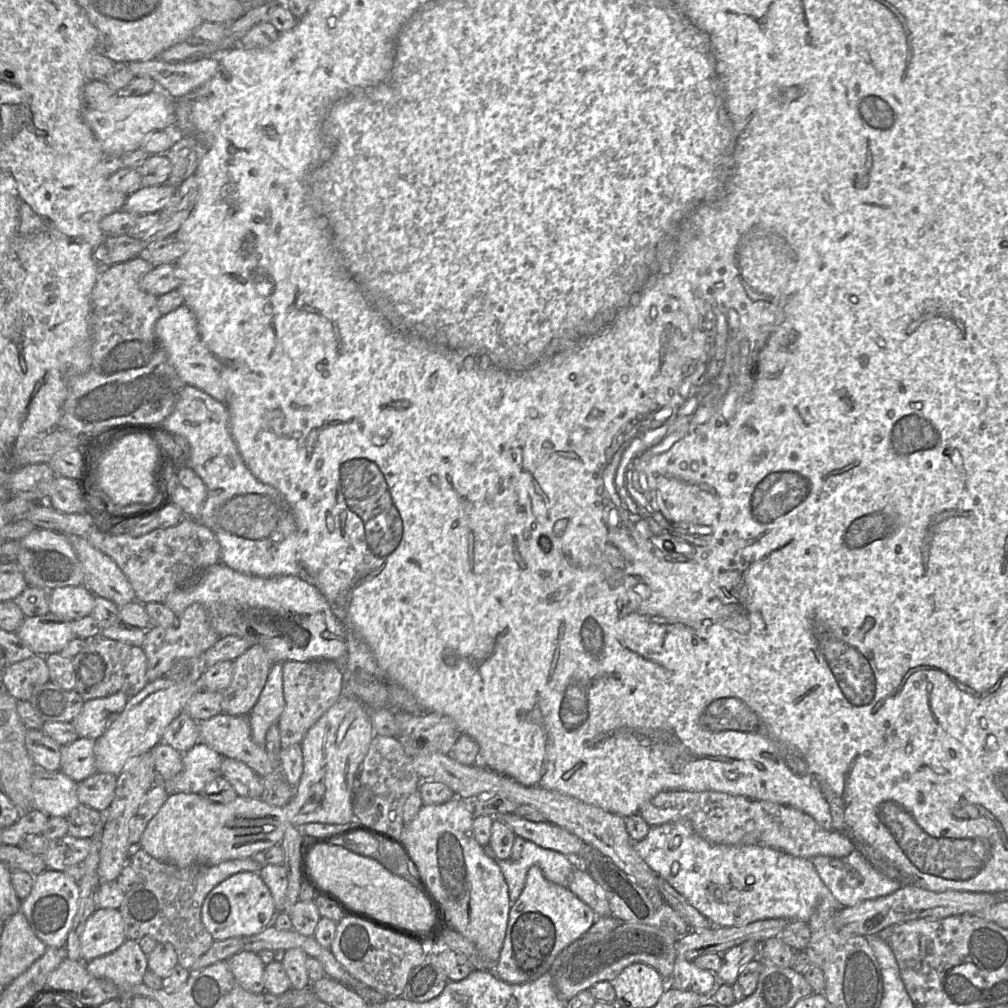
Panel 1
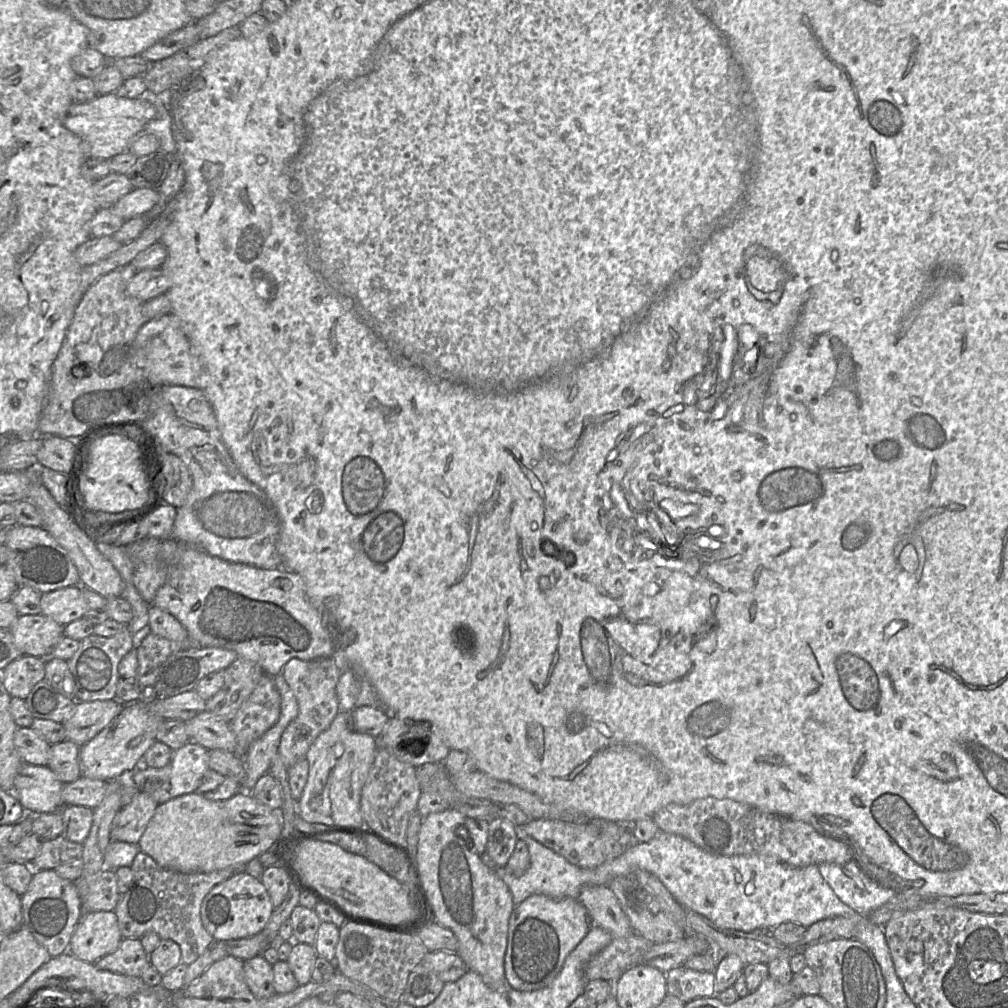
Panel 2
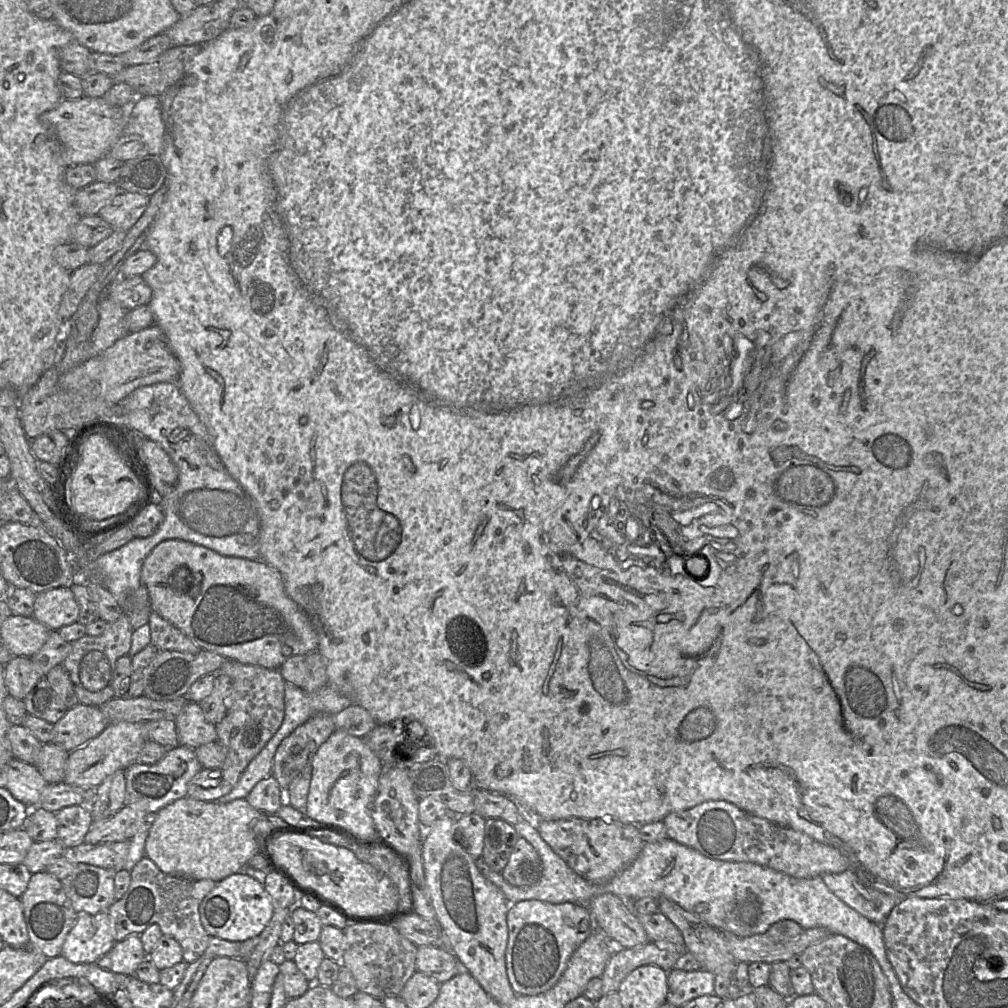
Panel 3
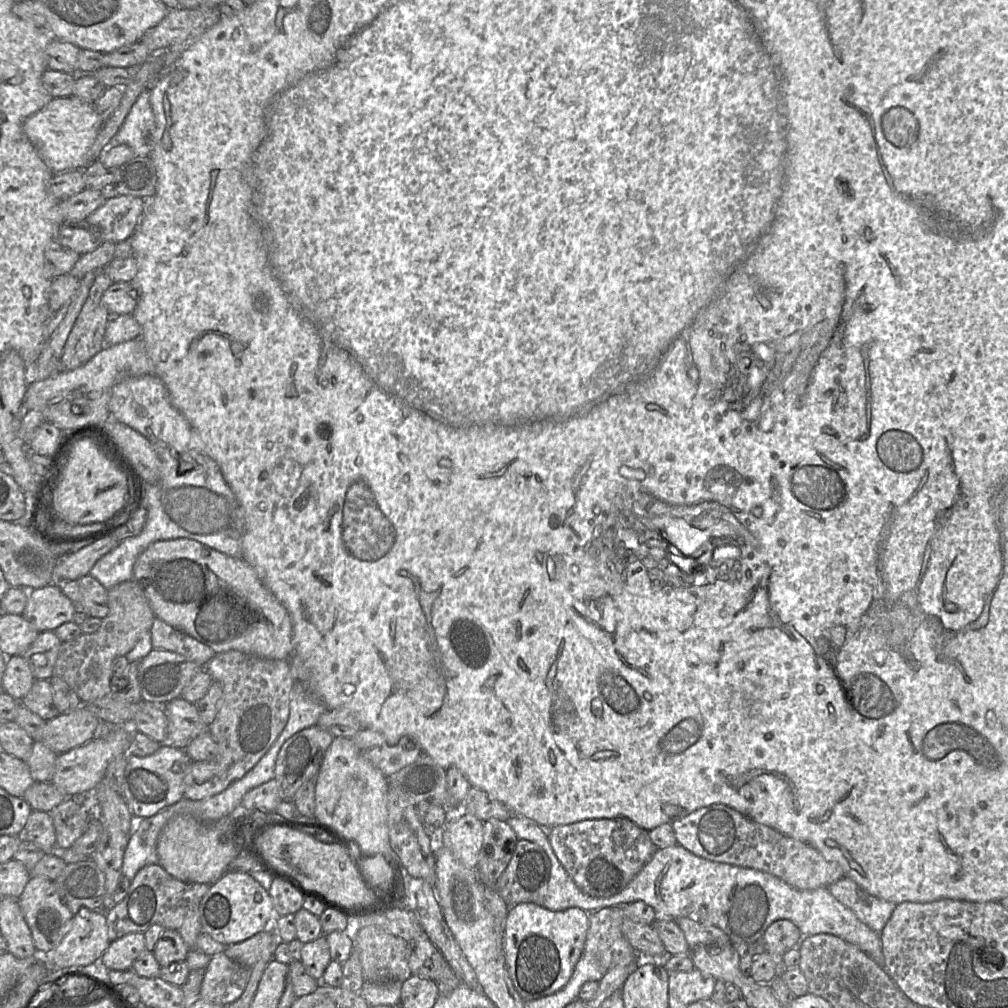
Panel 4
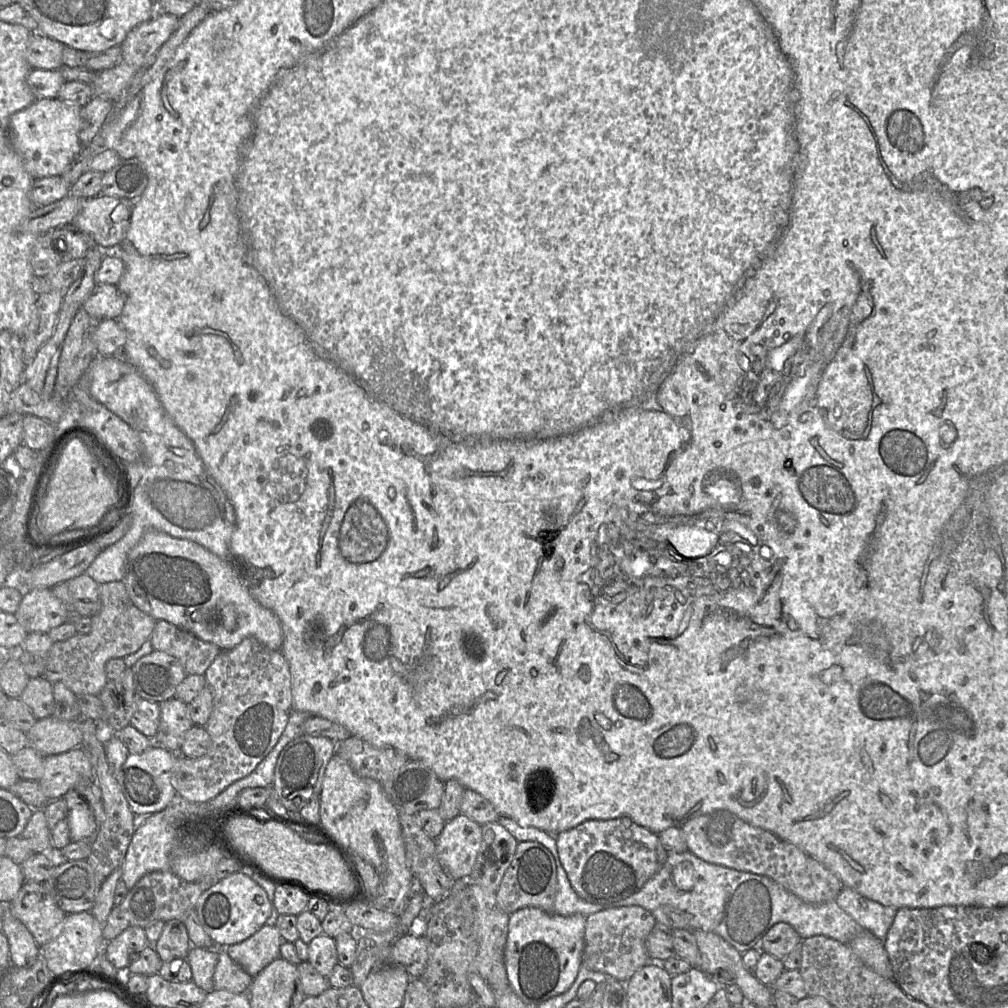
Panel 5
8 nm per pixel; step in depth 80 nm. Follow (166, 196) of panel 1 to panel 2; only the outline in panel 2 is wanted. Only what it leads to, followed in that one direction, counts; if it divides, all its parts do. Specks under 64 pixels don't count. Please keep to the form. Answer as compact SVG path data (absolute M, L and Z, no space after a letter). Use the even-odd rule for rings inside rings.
M133 189L112 206L112 211L126 222L145 215L154 207L158 198L159 194L155 189Z

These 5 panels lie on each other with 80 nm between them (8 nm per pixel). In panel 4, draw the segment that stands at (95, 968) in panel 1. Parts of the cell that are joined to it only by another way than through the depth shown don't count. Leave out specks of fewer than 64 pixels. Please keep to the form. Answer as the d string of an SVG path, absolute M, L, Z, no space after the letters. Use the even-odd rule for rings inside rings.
M144 933L126 934L111 941L109 947L101 956L102 965L110 970L130 970L135 960L145 949Z

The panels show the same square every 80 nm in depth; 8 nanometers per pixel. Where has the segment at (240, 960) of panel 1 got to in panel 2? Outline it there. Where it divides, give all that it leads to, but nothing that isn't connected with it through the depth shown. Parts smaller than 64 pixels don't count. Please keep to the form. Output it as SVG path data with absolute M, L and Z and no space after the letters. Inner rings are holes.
M262 955L244 962L244 974L247 985L255 997L263 999L276 994L273 965Z

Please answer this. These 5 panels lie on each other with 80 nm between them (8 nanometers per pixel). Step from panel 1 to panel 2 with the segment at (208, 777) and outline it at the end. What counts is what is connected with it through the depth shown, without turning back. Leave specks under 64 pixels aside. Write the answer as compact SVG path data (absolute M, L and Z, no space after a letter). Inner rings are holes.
M190 741L173 752L171 760L166 766L162 768L139 766L129 775L139 792L150 795L160 805L172 798L195 793L205 773L210 770L208 752L209 750L203 746Z

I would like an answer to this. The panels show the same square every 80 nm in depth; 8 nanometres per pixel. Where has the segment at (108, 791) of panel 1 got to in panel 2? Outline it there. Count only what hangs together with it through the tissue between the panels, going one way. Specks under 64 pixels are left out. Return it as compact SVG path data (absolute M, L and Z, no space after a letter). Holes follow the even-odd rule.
M80 777L65 783L61 791L63 806L96 808L104 799L108 781Z

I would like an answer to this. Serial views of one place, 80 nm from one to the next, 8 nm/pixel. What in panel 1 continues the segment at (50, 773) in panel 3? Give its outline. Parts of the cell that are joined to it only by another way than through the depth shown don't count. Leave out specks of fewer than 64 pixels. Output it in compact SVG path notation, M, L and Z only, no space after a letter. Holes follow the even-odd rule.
M78 738L61 746L60 771L77 783L97 773L94 745L93 739Z

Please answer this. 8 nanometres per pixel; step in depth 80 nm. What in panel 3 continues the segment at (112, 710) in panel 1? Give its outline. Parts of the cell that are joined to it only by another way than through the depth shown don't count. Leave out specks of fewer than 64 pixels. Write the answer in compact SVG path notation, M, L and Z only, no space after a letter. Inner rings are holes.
M78 703L53 725L51 743L70 752L98 736L108 724L99 706Z

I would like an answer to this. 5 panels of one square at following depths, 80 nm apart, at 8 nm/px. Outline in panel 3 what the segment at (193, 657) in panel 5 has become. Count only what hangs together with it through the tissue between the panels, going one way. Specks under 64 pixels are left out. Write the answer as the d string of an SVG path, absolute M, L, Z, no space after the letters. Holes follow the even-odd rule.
M152 611L149 615L151 644L158 650L179 651L190 654L200 652L201 648L173 624Z

